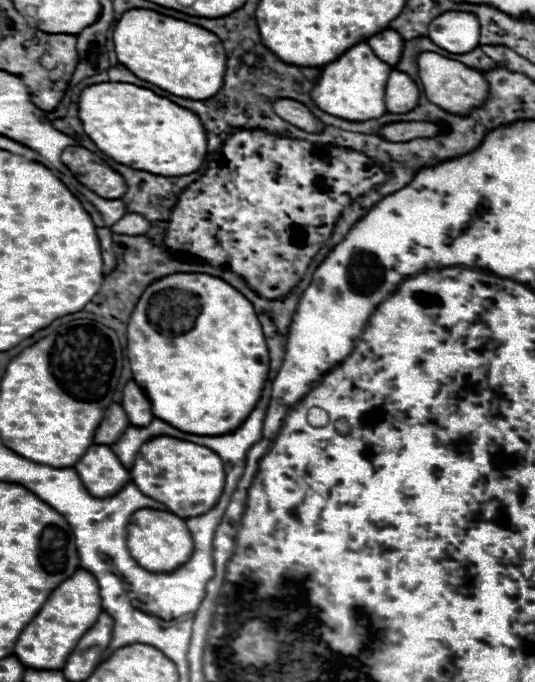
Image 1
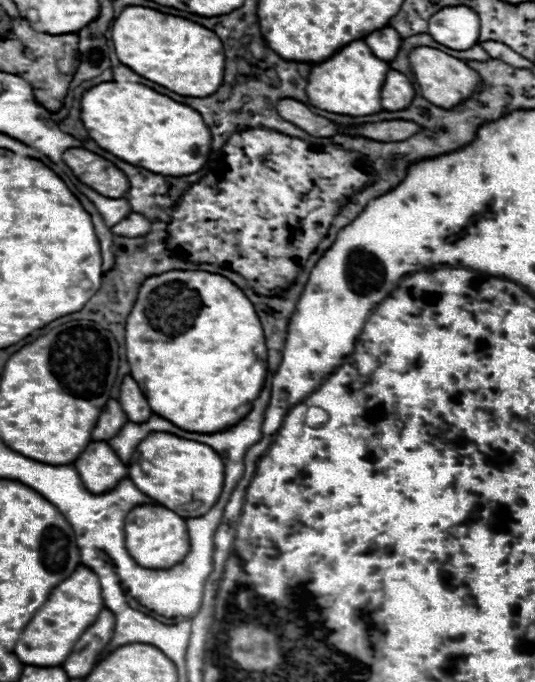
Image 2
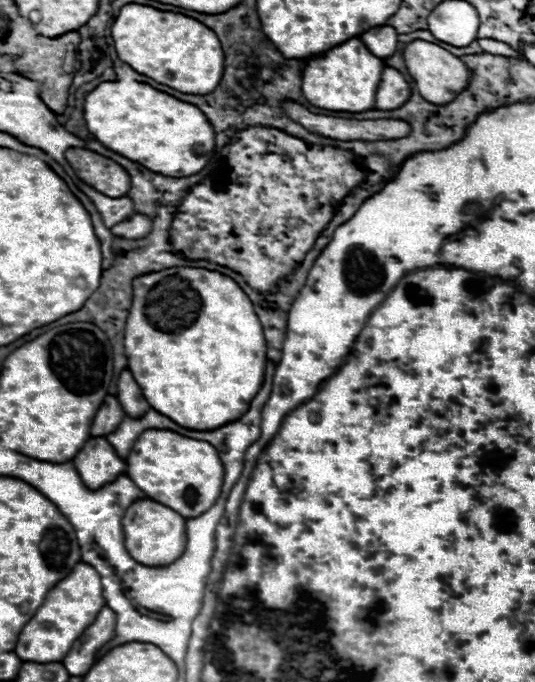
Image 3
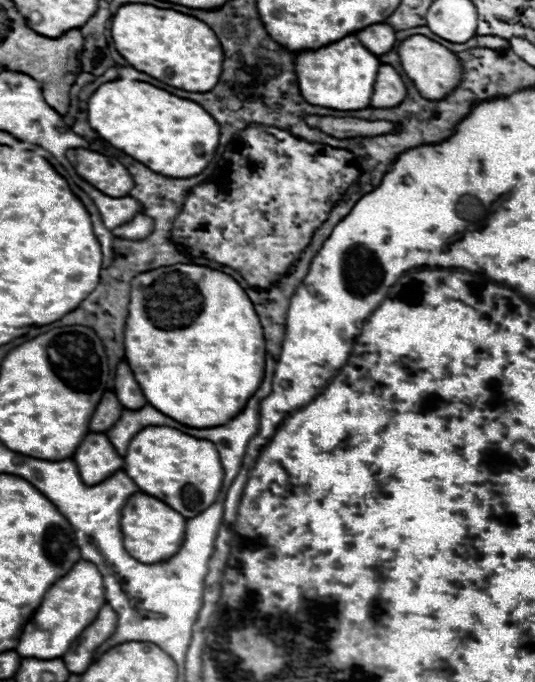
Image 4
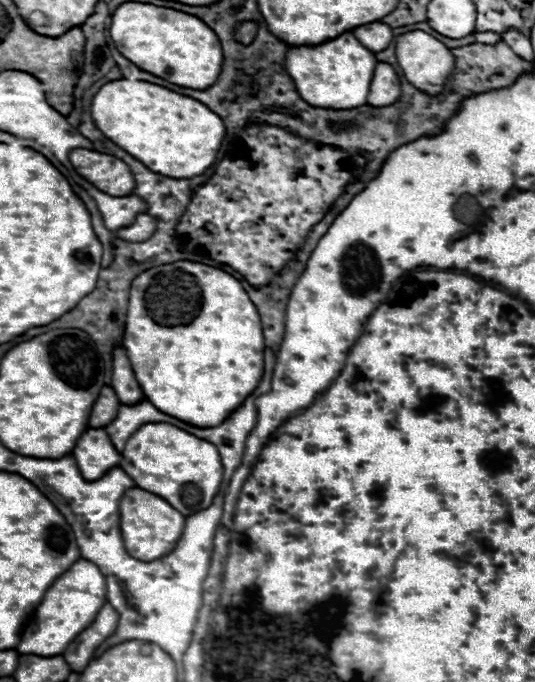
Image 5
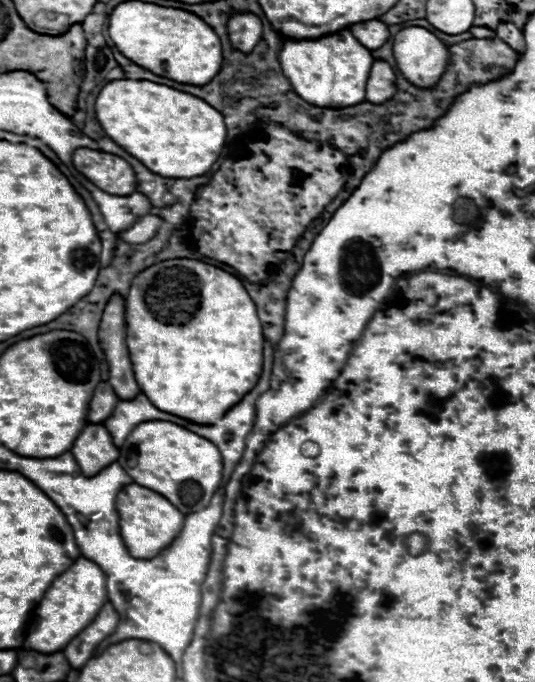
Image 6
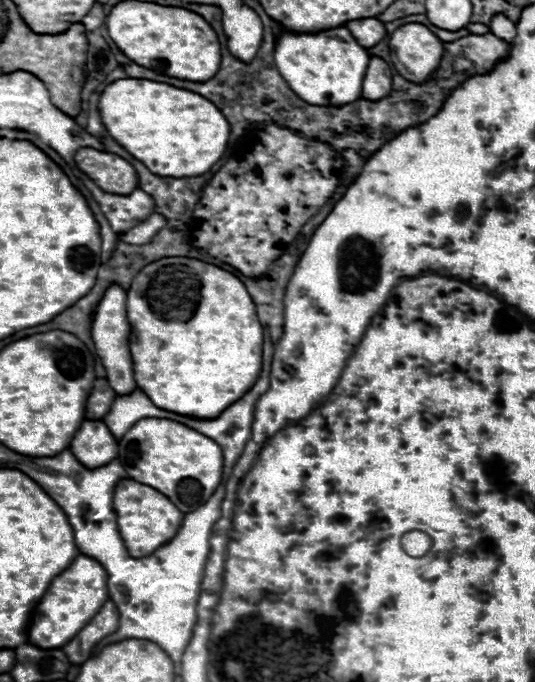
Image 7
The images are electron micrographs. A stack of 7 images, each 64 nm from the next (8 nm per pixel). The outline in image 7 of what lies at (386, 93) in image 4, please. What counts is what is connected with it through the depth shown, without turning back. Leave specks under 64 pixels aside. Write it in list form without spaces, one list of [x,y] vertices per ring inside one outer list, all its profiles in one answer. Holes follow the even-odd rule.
[[[370,56],[366,76],[364,76],[364,82],[362,82],[364,98],[382,98],[384,94],[388,94],[388,90],[392,90],[392,70],[390,70],[390,66],[382,58]]]

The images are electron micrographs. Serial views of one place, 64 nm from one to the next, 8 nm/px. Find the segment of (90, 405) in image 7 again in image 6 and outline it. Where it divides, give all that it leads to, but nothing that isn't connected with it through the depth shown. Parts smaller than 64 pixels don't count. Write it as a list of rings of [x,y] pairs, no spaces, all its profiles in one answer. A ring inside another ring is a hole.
[[[100,382],[94,390],[94,396],[92,396],[92,402],[88,408],[88,422],[92,422],[92,424],[104,422],[112,414],[116,402],[118,402],[118,398],[116,398],[112,386],[108,382]]]

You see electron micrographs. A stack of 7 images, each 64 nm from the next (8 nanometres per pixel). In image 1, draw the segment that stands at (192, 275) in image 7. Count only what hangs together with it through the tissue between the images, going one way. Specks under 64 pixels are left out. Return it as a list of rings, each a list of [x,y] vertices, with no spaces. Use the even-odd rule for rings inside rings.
[[[200,272],[170,274],[154,280],[140,296],[128,320],[128,360],[134,382],[150,400],[152,414],[190,434],[228,434],[236,430],[260,400],[268,374],[268,348],[252,302],[226,280]]]

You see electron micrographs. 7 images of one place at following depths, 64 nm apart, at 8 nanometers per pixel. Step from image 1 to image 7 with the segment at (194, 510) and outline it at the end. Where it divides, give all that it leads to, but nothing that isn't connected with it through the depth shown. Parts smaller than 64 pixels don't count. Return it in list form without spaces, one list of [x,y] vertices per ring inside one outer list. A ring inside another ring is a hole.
[[[142,418],[136,422],[118,442],[118,458],[130,478],[156,488],[184,514],[206,504],[222,480],[220,446],[212,438],[174,420]]]

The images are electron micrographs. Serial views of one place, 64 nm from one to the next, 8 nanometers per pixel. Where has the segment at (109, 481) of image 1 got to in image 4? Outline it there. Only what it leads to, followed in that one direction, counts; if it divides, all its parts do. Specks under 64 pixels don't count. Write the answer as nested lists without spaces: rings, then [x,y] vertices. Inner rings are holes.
[[[88,432],[84,436],[84,442],[76,448],[76,454],[72,456],[82,480],[88,486],[94,486],[102,480],[106,480],[110,474],[124,468],[124,458],[116,454],[114,446],[110,444],[108,436],[104,432]]]

